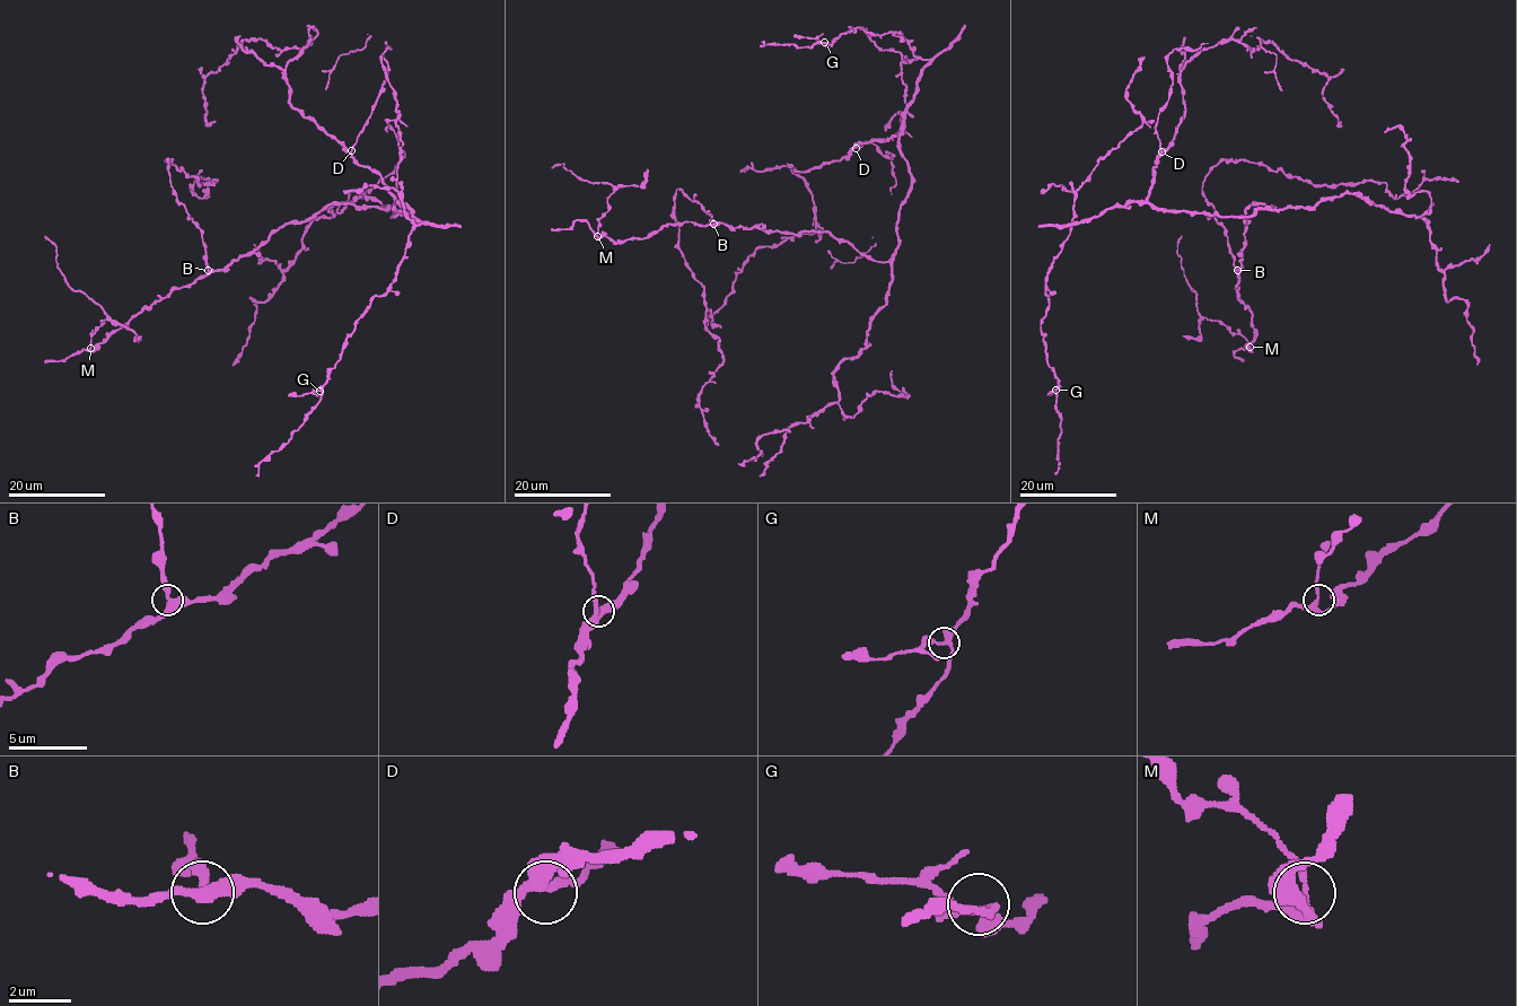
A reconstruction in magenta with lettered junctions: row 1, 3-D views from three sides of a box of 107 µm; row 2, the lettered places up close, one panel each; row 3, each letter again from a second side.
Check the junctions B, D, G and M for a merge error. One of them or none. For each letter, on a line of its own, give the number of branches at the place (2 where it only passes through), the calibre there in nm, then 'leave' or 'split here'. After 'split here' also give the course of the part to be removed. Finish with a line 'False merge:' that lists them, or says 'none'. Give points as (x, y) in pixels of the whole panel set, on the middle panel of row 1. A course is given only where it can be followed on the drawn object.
B: 3 branches meet; 320 nm thick; leave
D: 3 branches meet; 280 nm thick; leave
G: 3 branches meet; 240 nm thick; leave
M: 3 branches meet; 280 nm thick; split here; foreign part runs (597, 236), (598, 219), (608, 210), (607, 198), (613, 186), (610, 183), (581, 181), (563, 164), (551, 167)
False merge: M

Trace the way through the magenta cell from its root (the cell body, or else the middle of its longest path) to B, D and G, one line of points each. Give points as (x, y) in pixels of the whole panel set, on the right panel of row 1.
B: (1276, 208), (1253, 203), (1245, 211), (1245, 245), (1241, 252), (1242, 267), (1237, 270)
D: (1276, 208), (1259, 209), (1245, 217), (1217, 217), (1155, 207), (1147, 195), (1162, 151)
G: (1276, 208), (1217, 217), (1127, 202), (1075, 222), (1045, 282), (1049, 305), (1041, 334), (1058, 379), (1055, 390)

